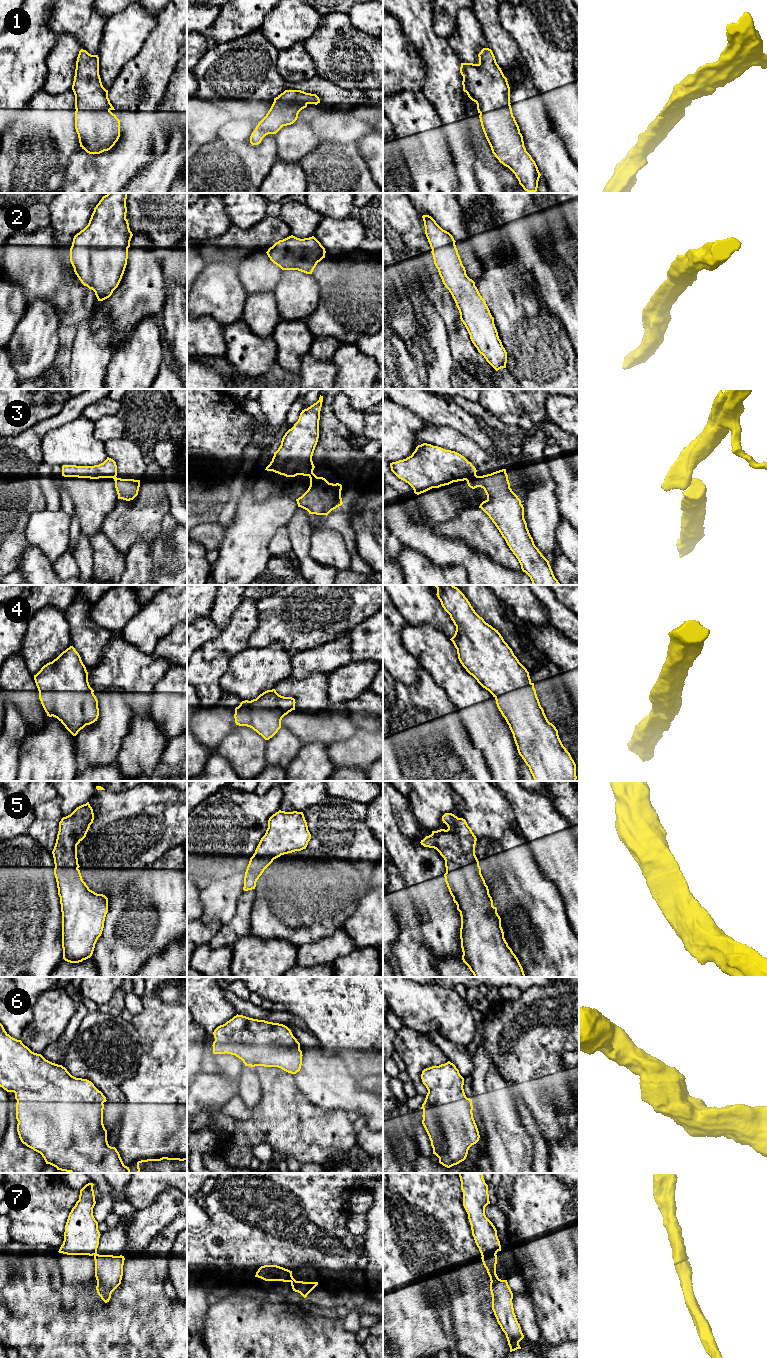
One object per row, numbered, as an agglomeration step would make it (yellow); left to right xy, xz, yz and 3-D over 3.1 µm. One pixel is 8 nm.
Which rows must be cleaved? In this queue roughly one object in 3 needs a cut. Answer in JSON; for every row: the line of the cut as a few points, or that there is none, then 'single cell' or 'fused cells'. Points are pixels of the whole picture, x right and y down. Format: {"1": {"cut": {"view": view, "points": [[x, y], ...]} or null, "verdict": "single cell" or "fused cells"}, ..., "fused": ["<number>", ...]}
{"1": {"cut": null, "verdict": "single cell"}, "2": {"cut": null, "verdict": "single cell"}, "3": {"cut": {"view": "yz", "points": [[476, 475], [466, 480]]}, "verdict": "fused cells"}, "4": {"cut": null, "verdict": "single cell"}, "5": {"cut": null, "verdict": "single cell"}, "6": {"cut": null, "verdict": "single cell"}, "7": {"cut": {"view": "yz", "points": [[496, 1251], [482, 1257]]}, "verdict": "fused cells"}, "fused": ["3", "7"]}

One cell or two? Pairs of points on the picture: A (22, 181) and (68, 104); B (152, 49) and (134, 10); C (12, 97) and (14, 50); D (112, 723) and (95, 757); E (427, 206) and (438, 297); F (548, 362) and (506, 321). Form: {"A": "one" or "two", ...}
{"A": "one", "B": "two", "C": "one", "D": "one", "E": "two", "F": "one"}

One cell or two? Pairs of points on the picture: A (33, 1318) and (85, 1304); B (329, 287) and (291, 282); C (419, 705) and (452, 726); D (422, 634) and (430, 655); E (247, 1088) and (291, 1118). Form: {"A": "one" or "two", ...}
{"A": "one", "B": "two", "C": "one", "D": "one", "E": "two"}

